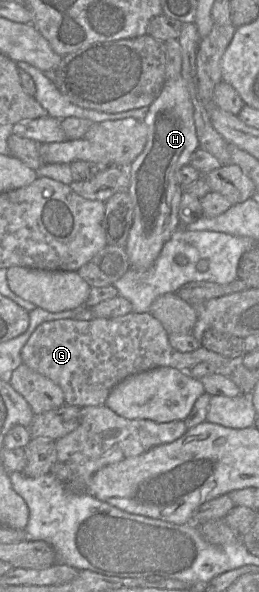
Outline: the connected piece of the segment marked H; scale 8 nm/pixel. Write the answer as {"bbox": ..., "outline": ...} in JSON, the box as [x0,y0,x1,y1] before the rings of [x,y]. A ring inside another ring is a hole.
{"bbox":[125,75,200,270],"outline":[[[181,75],[166,80],[160,94],[148,108],[143,119],[147,126],[146,145],[126,168],[134,218],[125,249],[131,268],[139,270],[153,265],[165,242],[180,227],[178,211],[183,187],[177,174],[183,166],[190,164],[192,154],[200,146],[187,81]]]}

